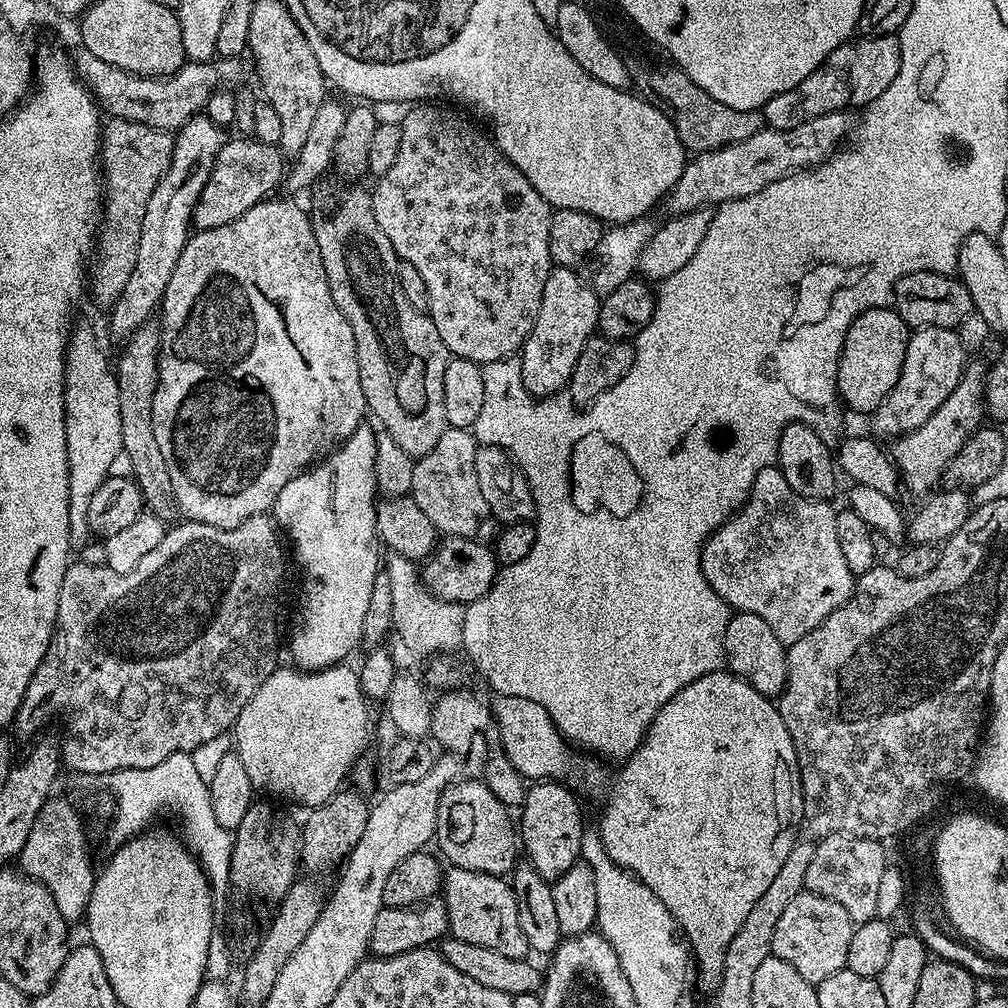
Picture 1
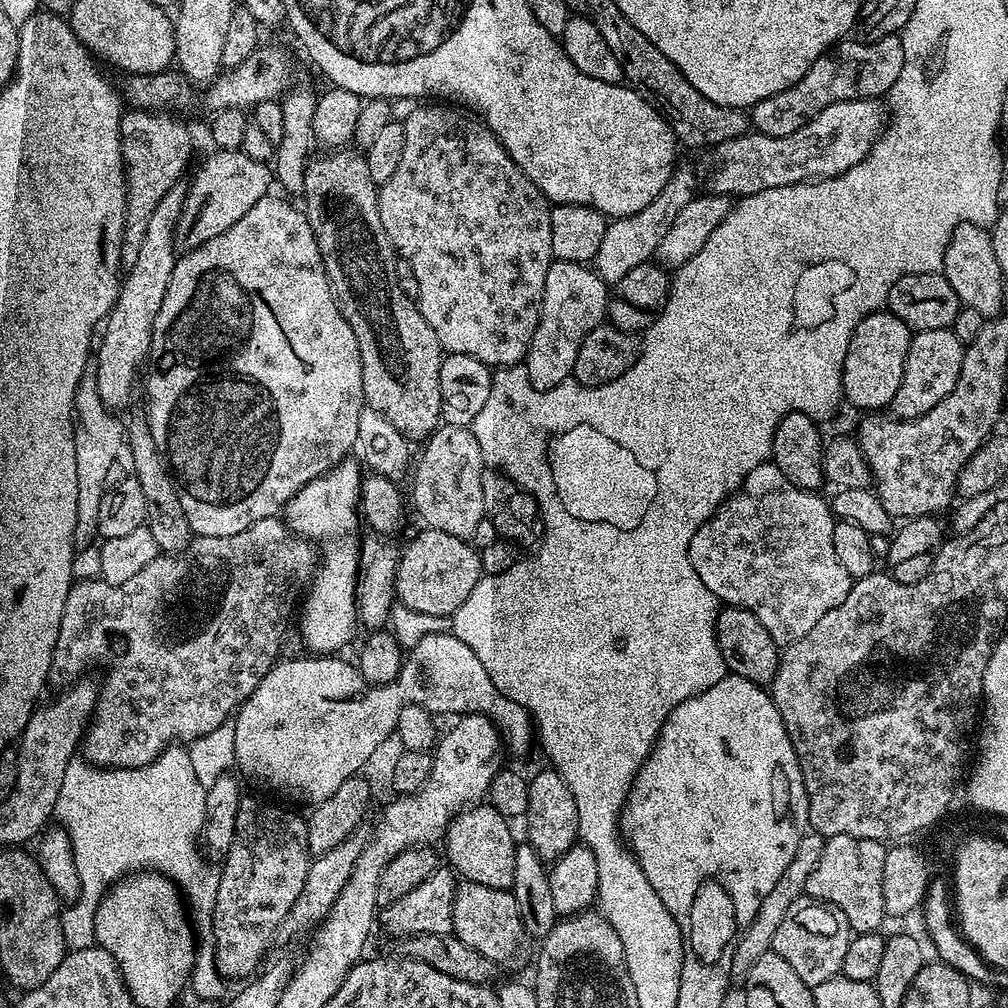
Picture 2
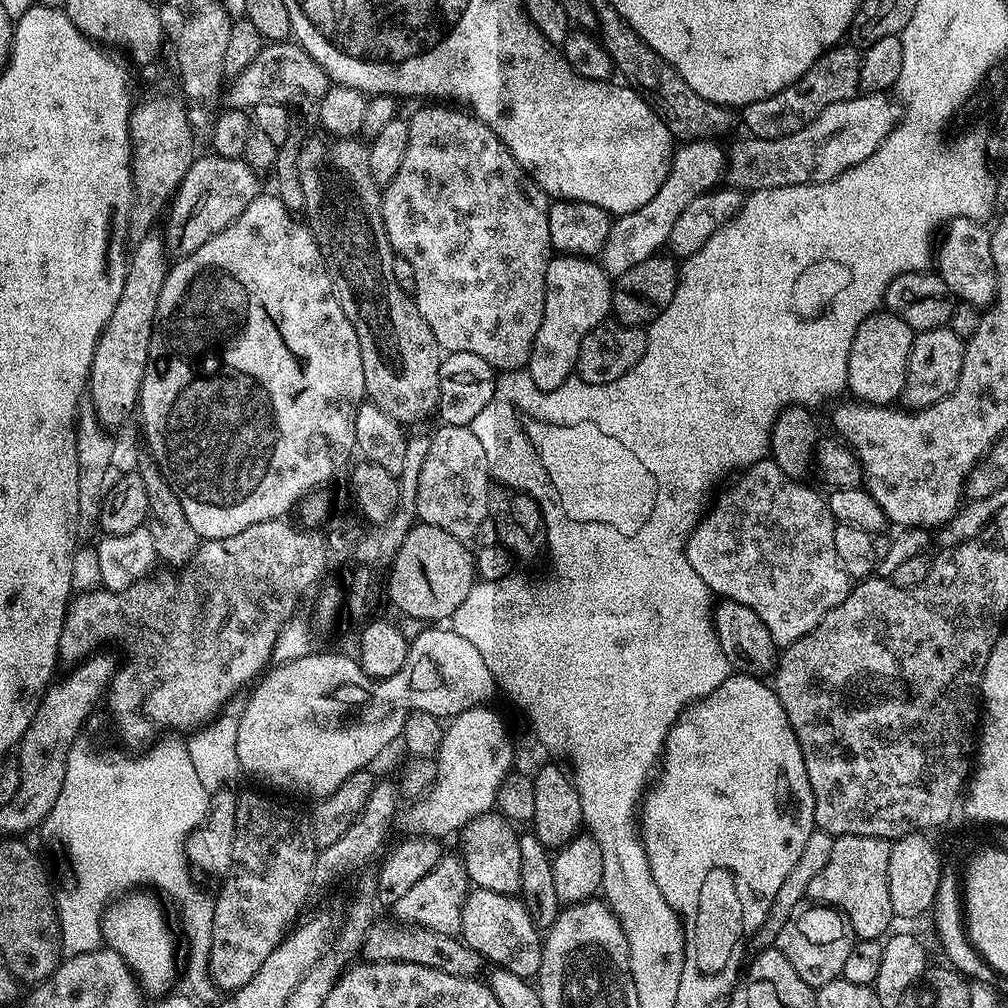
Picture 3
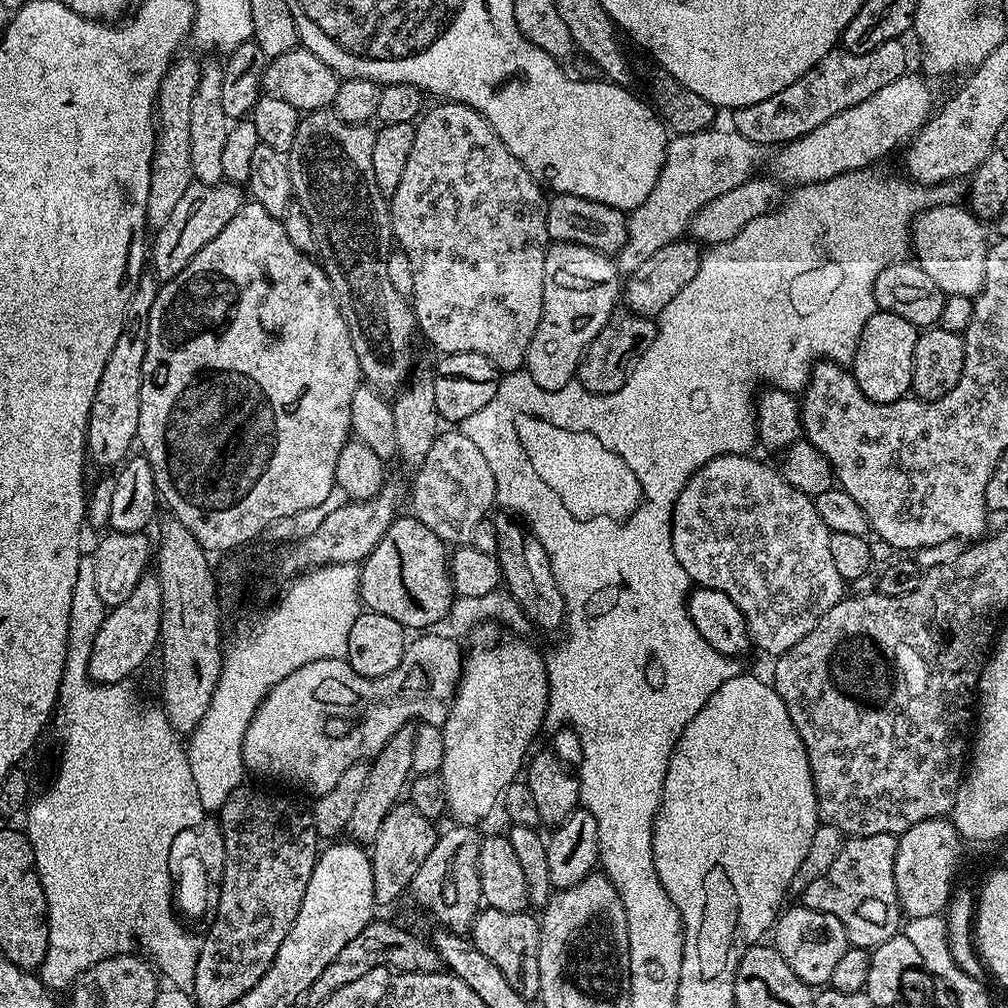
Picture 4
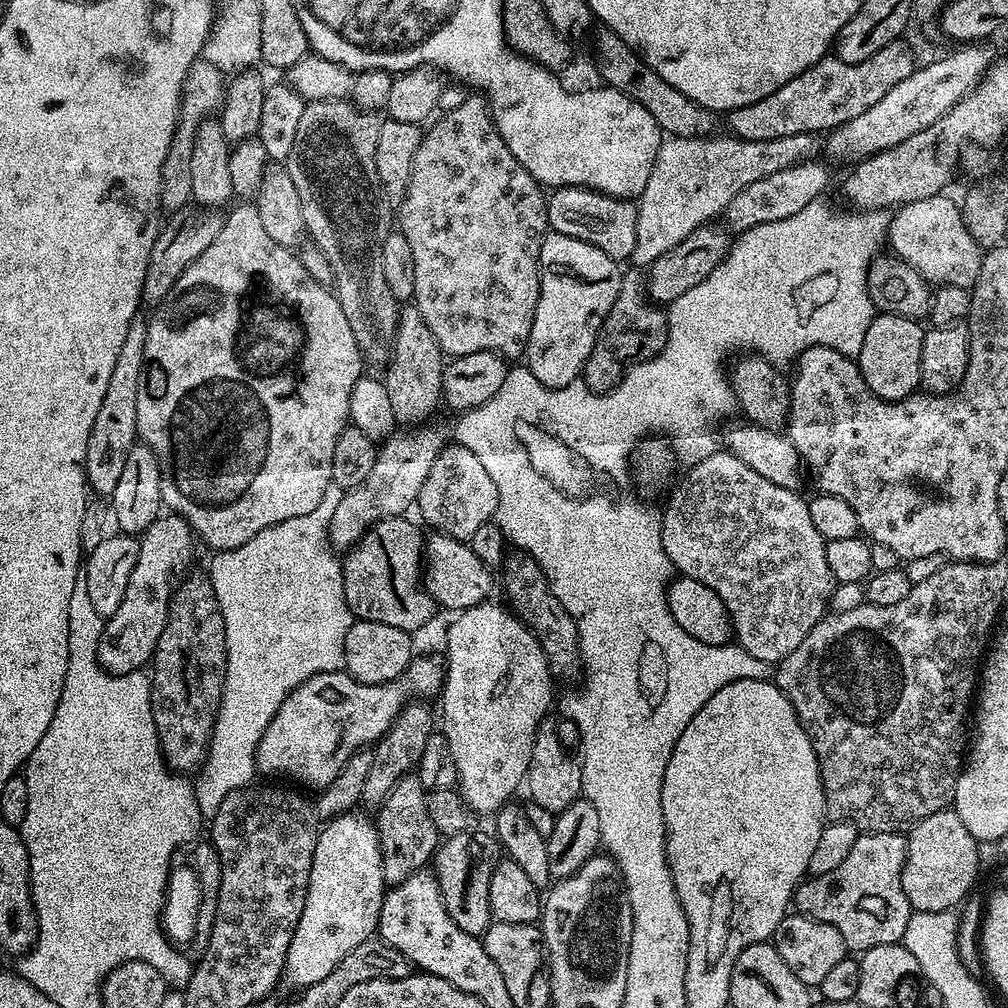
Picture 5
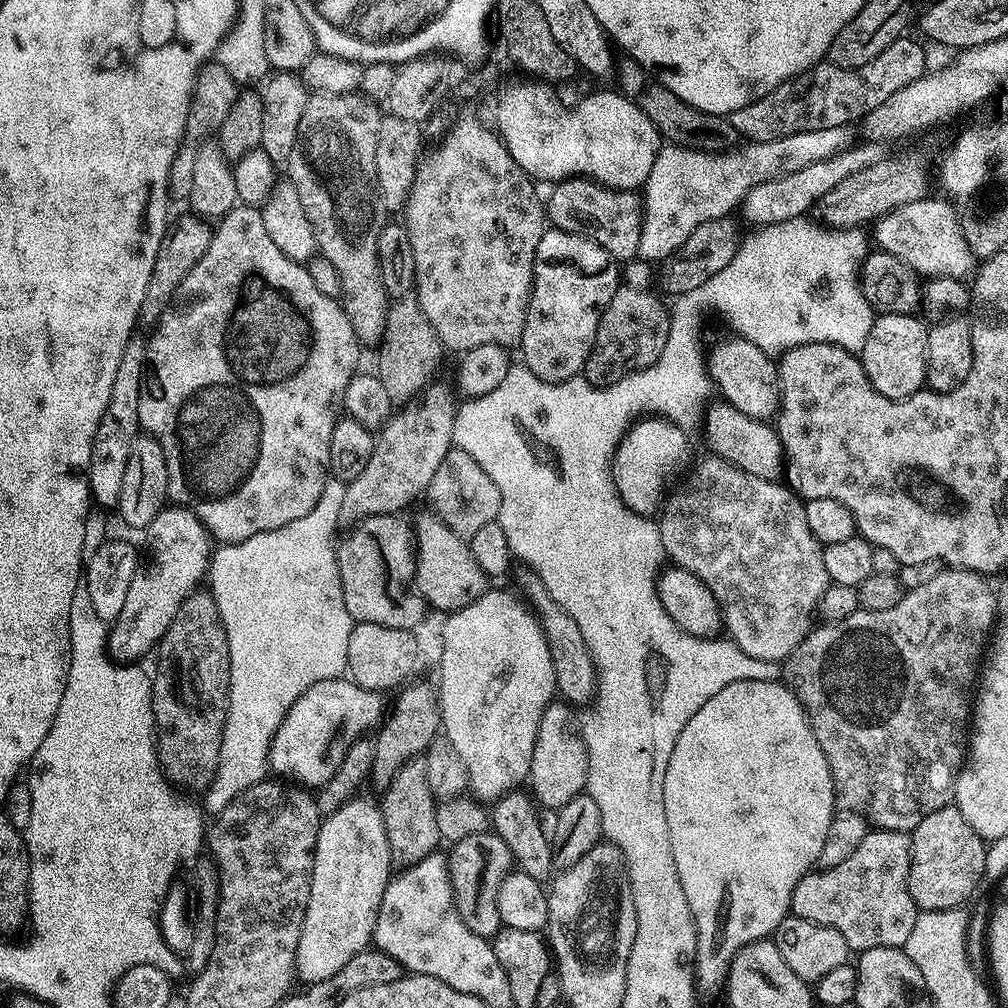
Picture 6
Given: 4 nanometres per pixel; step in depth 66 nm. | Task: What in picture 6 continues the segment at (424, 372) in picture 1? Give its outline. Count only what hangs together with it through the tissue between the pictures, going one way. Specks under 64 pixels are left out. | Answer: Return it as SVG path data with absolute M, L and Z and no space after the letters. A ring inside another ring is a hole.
M363 91L343 92L342 94L332 94L330 92L312 92L306 102L306 114L302 114L302 126L298 126L298 138L294 142L294 150L290 154L286 165L288 171L287 179L298 190L298 198L302 202L302 210L306 210L306 218L310 218L310 226L316 235L316 247L319 255L328 259L334 269L337 270L341 279L342 303L344 313L350 318L350 326L354 326L354 334L361 345L372 346L379 345L380 339L384 337L386 330L386 318L388 317L388 306L390 297L387 290L384 289L382 274L378 266L378 238L380 232L386 223L386 213L380 205L380 192L376 189L376 167L374 166L374 157L378 151L378 126L382 115L382 108L377 101L371 100L365 96Z

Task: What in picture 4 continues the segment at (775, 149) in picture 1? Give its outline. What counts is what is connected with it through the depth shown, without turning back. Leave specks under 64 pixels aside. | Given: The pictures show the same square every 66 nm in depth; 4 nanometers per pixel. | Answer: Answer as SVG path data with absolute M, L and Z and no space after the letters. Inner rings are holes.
M905 74L890 82L890 86L882 86L882 90L878 90L878 94L870 94L866 102L858 102L858 106L850 106L850 110L834 114L834 118L830 118L830 122L822 122L818 130L810 130L810 134L783 145L777 151L780 153L776 156L775 179L791 186L820 184L847 172L867 169L887 152L911 141L934 111L932 92L923 80L925 77L912 75Z

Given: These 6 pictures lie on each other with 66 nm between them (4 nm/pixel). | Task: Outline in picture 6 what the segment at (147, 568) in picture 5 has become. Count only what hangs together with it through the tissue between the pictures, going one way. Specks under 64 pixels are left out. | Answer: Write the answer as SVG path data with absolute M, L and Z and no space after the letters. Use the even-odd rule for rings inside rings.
M165 506L154 522L143 529L142 536L142 563L130 582L122 614L111 621L108 634L111 651L124 662L139 661L139 656L159 645L182 602L199 589L196 587L200 583L205 583L214 553L214 540L209 530L189 508L183 506Z

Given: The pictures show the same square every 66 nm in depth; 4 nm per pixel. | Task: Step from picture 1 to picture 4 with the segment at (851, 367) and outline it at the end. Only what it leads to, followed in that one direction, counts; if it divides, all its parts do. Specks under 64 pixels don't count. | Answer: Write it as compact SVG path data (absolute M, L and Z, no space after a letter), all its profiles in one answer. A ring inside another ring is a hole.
M879 310L868 319L866 326L862 326L858 350L852 359L850 371L866 398L876 404L893 404L895 400L903 400L909 395L917 335L916 325L906 322L906 318Z

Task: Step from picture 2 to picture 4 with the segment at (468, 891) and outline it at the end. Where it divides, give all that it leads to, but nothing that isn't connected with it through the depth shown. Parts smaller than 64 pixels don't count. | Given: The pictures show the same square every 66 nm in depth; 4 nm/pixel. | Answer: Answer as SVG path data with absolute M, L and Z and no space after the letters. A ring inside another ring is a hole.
M485 907L476 916L470 929L472 947L477 948L502 974L506 974L506 982L522 994L529 1002L535 1001L540 995L540 975L538 974L538 950L540 949L540 921L534 915L528 916L527 911L503 912Z

